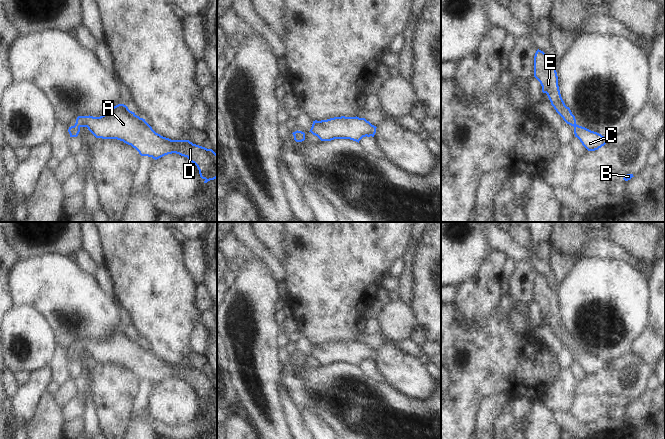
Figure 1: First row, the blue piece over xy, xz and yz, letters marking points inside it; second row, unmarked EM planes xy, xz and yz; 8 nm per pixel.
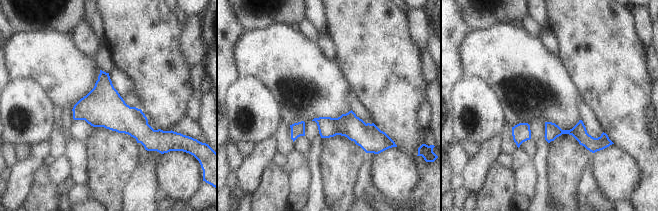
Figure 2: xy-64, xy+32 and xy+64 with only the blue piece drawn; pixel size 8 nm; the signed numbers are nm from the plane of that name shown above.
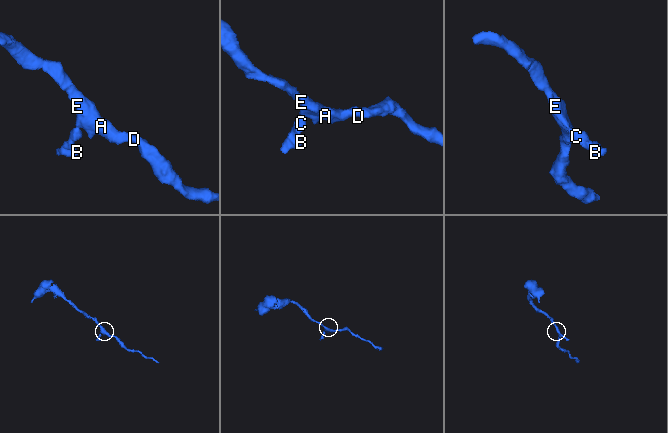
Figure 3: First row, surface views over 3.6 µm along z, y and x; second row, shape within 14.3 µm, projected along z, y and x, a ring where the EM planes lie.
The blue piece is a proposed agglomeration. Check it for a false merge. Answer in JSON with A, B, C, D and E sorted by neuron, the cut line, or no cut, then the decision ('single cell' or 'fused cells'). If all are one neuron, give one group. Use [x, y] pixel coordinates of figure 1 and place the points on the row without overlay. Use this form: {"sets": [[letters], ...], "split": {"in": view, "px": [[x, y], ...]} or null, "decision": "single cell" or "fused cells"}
{"sets": [["A", "B", "C", "D", "E"]], "split": null, "decision": "single cell"}

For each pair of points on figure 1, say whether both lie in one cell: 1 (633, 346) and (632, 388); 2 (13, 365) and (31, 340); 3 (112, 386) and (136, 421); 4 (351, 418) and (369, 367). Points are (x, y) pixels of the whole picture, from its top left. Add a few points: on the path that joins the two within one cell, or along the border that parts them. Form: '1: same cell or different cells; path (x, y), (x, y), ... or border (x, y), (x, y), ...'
1: different cells; border (611, 362), (633, 354), (652, 365)
2: same cell; path (21, 362), (24, 362), (31, 354), (31, 348)
3: different cells; border (132, 413), (126, 428)
4: different cells; border (358, 367), (368, 376), (384, 382)

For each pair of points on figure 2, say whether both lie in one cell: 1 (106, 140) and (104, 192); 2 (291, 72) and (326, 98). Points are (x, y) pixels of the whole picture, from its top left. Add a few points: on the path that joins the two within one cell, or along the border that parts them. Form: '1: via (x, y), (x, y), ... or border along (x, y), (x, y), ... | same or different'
1: via (106, 153), (106, 179) | same
2: via (301, 77), (311, 80), (320, 88) | same

